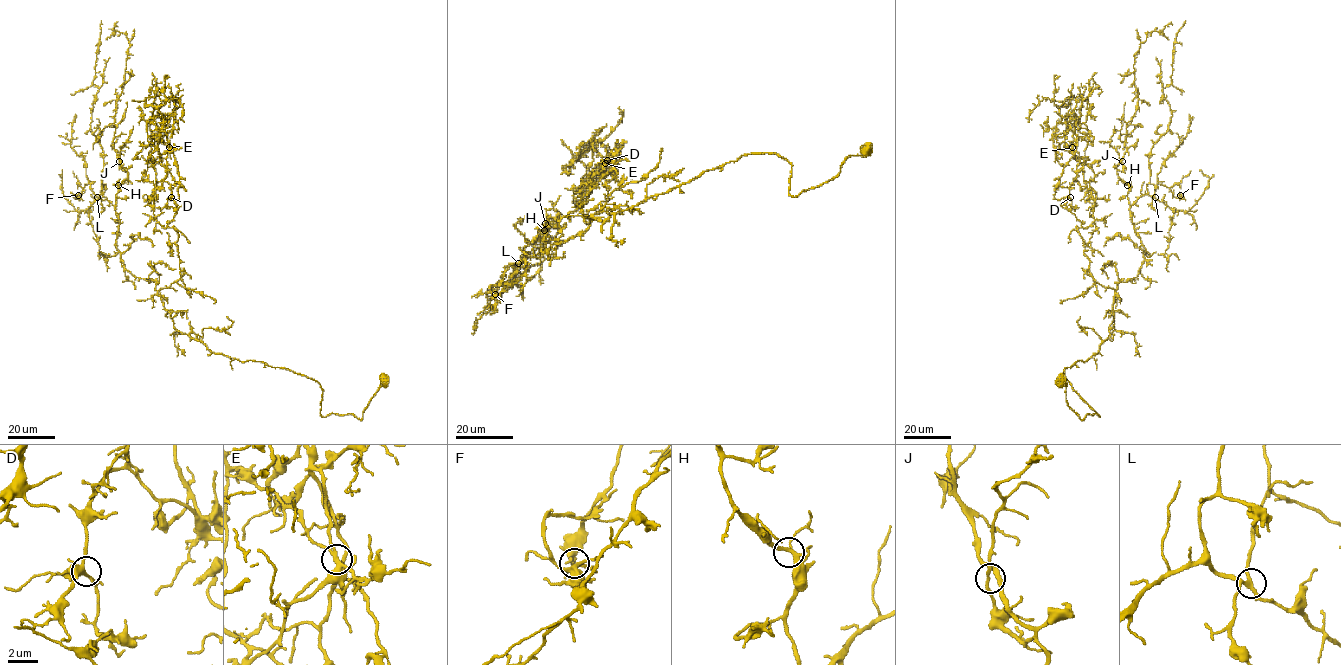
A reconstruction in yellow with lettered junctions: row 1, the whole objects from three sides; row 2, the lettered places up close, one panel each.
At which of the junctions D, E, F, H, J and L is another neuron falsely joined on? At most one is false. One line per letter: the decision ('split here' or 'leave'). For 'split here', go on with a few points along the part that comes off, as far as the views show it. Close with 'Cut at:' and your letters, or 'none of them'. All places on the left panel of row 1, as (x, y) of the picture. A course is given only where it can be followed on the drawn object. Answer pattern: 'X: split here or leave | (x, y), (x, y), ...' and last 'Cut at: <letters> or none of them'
D: leave
E: split here | (169, 147), (162, 136), (176, 108), (170, 88), (164, 86), (157, 96), (147, 97), (143, 101), (132, 101)
F: leave
H: leave
J: leave
L: leave
Cut at: E

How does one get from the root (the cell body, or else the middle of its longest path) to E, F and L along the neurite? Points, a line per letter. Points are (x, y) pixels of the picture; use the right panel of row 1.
E: (1060, 380), (1100, 417), (1064, 375), (1114, 330), (1072, 147)
F: (1060, 380), (1100, 417), (1064, 370), (1098, 352), (1138, 274), (1130, 206), (1158, 183), (1180, 195)
L: (1060, 380), (1081, 419), (1100, 417), (1064, 370), (1113, 331), (1114, 290), (1144, 259), (1130, 206), (1155, 197)

